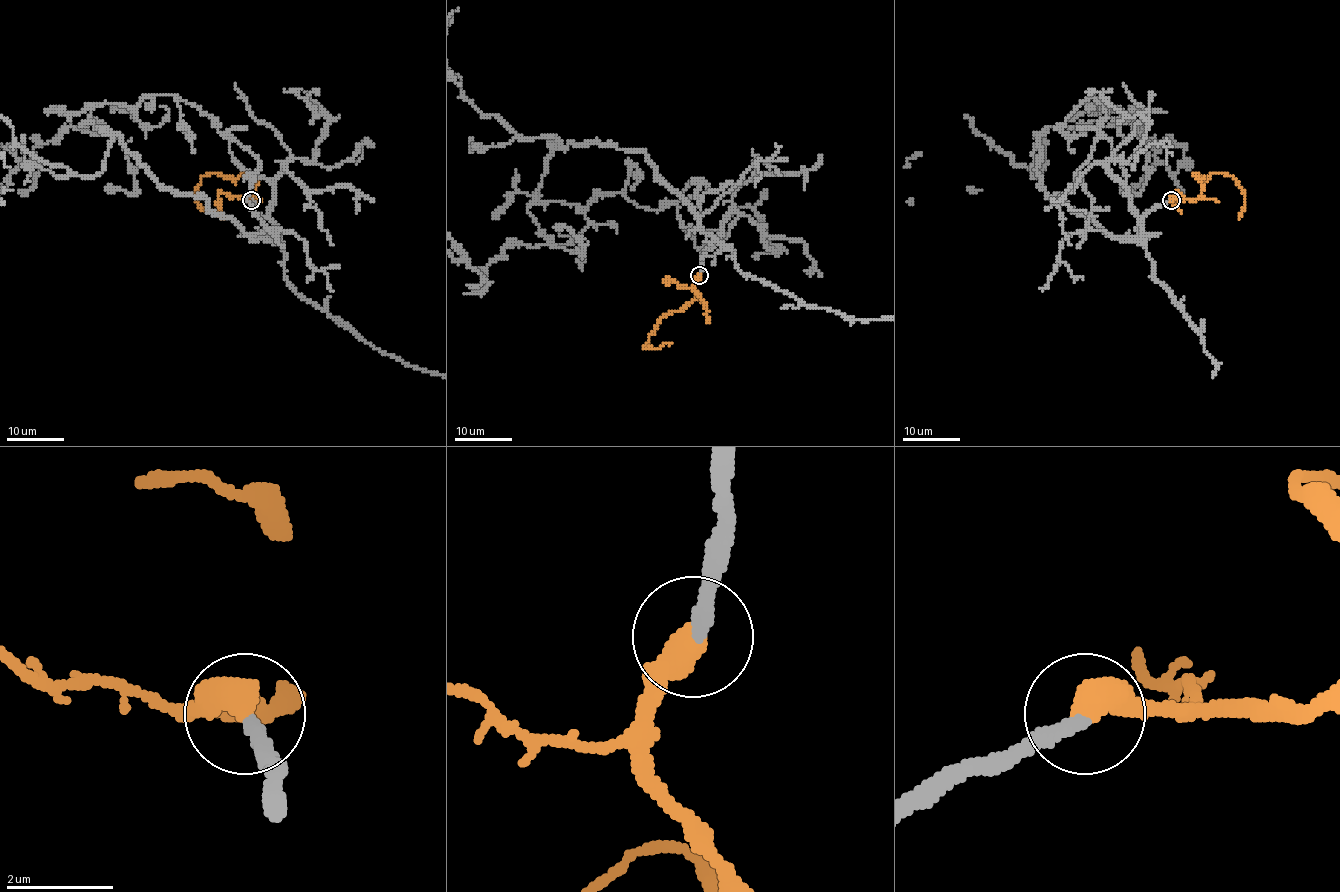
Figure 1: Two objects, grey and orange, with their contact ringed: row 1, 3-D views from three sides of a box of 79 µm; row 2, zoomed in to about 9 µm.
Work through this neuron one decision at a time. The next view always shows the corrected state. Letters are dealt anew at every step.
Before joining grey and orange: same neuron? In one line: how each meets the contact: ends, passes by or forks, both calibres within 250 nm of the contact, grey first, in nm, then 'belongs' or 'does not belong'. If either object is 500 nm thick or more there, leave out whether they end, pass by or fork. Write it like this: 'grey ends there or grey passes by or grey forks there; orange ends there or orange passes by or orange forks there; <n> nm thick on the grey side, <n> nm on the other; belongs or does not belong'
260 nm thick on the grey side, 600 nm on the other; belongs

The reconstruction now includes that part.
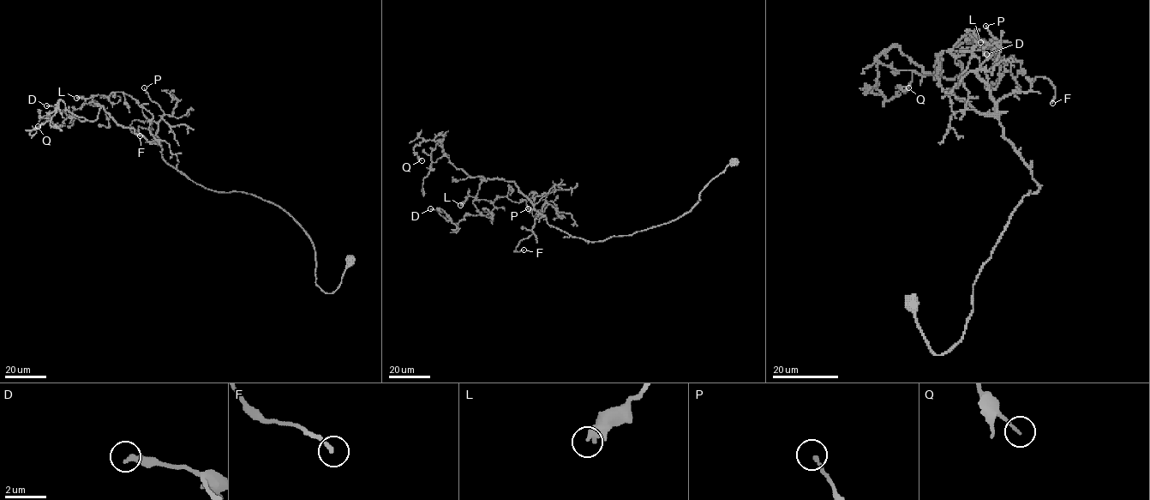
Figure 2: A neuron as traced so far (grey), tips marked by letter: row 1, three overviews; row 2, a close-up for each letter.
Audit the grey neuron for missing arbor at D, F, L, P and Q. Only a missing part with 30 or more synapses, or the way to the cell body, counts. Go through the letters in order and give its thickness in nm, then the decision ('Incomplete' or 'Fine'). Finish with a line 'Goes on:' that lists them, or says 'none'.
D: Thickness 360 nm. Fine
F: Thickness 160 nm. Fine
L: Thickness 440 nm. Fine
P: Thickness 140 nm. Fine
Q: Thickness 120 nm. Fine
Goes on: none

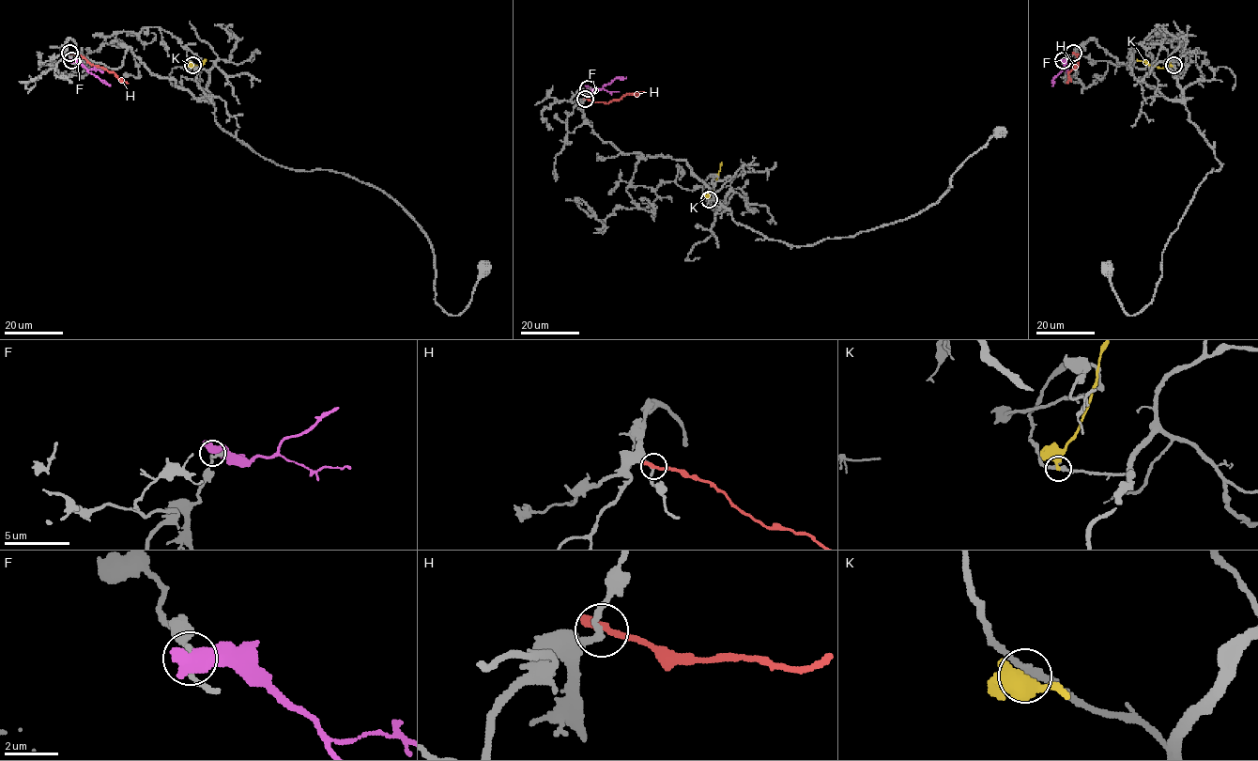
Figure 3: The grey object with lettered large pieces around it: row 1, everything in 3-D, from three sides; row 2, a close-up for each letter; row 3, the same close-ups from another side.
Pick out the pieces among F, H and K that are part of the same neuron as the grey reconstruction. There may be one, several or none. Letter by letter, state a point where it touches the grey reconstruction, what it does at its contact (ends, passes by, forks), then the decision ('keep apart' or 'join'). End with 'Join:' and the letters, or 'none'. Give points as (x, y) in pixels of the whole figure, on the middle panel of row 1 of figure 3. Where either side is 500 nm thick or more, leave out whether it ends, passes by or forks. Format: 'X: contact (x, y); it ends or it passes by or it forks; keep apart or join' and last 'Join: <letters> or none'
F: contact (588, 88); keep apart
H: contact (585, 99); it ends; keep apart
K: contact (709, 199); it ends; keep apart
Join: none

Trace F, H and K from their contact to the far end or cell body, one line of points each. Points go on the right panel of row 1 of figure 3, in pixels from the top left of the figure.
F: (1063, 60), (1064, 68), (1052, 80), (1052, 85)
H: (1073, 53), (1078, 64), (1069, 72), (1066, 83)
K: (1173, 65), (1158, 68), (1137, 59)

